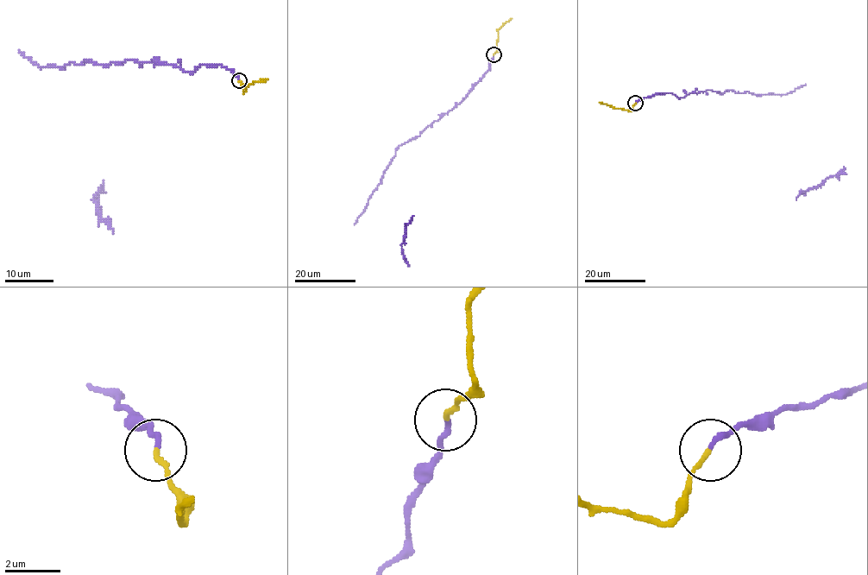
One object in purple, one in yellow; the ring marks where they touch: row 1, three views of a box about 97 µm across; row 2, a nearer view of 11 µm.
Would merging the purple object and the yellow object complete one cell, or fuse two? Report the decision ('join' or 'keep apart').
keep apart

